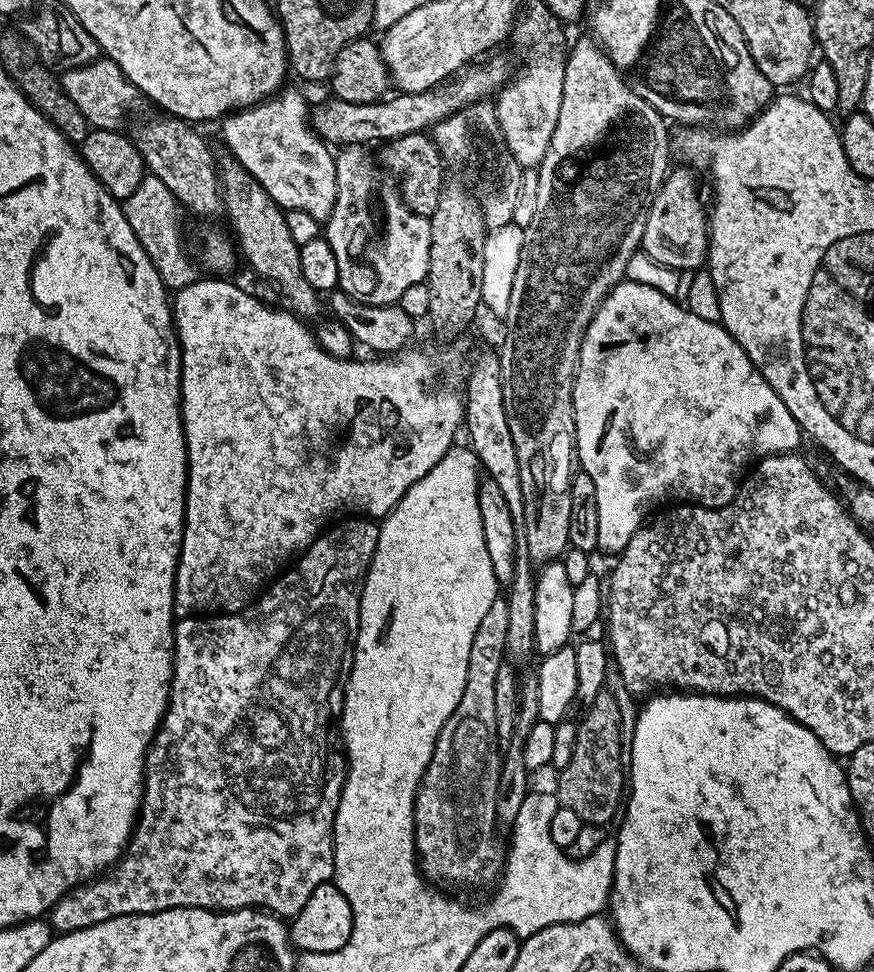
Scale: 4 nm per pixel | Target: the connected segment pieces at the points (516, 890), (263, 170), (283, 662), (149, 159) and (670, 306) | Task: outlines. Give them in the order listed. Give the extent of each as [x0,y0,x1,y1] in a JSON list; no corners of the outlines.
[[488,790,616,938],[220,86,337,223],[50,518,380,933],[130,114,222,216],[574,279,802,554]]

